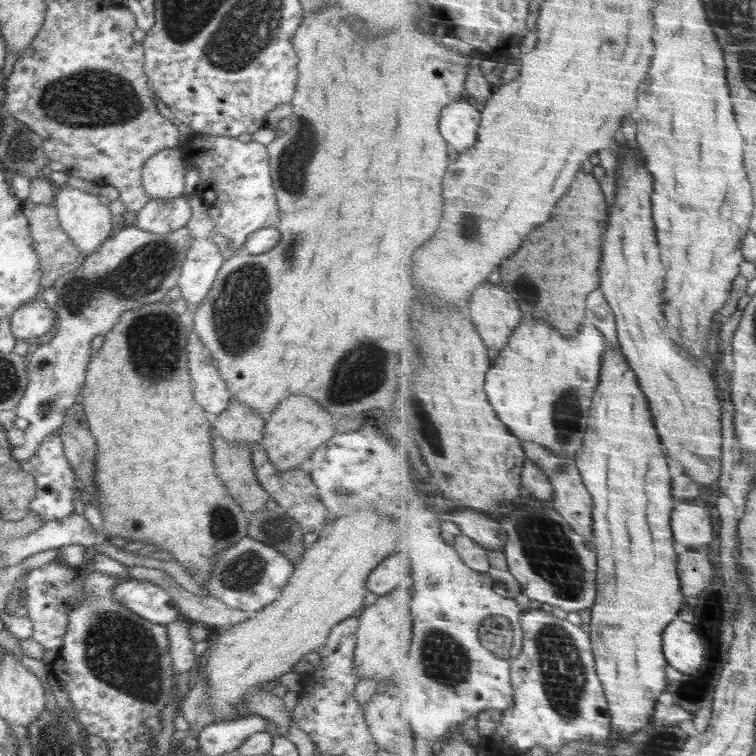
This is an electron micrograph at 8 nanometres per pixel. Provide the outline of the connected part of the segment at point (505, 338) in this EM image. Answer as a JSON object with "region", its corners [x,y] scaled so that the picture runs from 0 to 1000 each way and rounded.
{"region":[[[651,373],[638,376],[630,384],[630,392],[626,392],[619,410],[624,410],[624,421],[635,434],[635,442],[646,460],[656,462],[661,467],[672,458],[675,444],[681,442],[680,437],[693,423],[683,394],[669,386],[665,376],[659,378]]]}

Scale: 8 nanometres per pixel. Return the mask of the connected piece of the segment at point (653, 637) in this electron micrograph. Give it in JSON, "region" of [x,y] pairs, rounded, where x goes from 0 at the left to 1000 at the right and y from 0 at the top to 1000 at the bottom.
{"region":[[[804,458],[799,467],[798,497],[783,534],[780,577],[774,581],[762,607],[771,624],[772,640],[787,661],[784,713],[792,730],[794,780],[783,804],[782,843],[792,893],[808,931],[812,975],[825,979],[862,958],[868,931],[884,910],[881,884],[886,874],[880,865],[878,840],[884,828],[898,817],[907,787],[898,758],[899,733],[892,720],[889,661],[893,651],[886,614],[865,561],[861,530],[823,458],[820,463]]]}

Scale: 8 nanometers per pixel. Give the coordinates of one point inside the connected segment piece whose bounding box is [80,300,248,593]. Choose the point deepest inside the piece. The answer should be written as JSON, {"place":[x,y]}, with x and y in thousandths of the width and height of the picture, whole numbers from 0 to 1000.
{"place":[204,623]}

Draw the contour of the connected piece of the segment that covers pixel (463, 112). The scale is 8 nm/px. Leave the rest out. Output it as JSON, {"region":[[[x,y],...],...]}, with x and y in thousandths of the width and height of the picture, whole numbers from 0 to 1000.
{"region":[[[615,123],[615,130],[591,140],[583,159],[583,173],[590,185],[608,202],[627,197],[632,172],[638,163],[638,148]]]}

